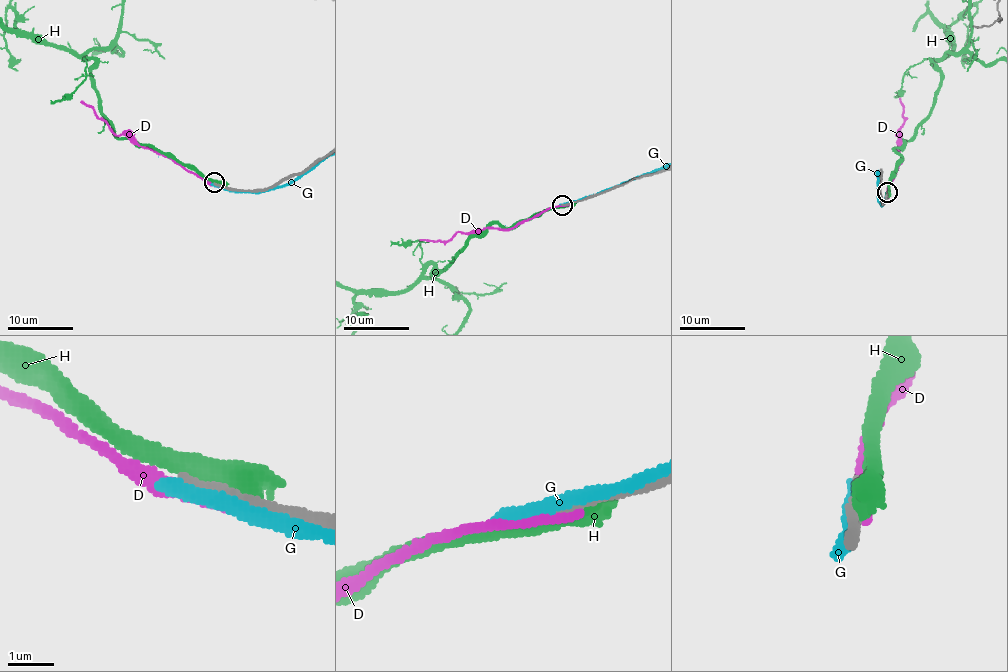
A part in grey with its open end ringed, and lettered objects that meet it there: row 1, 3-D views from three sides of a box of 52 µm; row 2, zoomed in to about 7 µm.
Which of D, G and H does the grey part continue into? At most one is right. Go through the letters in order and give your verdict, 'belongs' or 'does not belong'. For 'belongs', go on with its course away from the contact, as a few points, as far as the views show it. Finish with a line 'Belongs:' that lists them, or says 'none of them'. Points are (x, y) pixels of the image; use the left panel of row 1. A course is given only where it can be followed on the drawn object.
D: does not belong
G: does not belong
H: does not belong
Belongs: none of them

